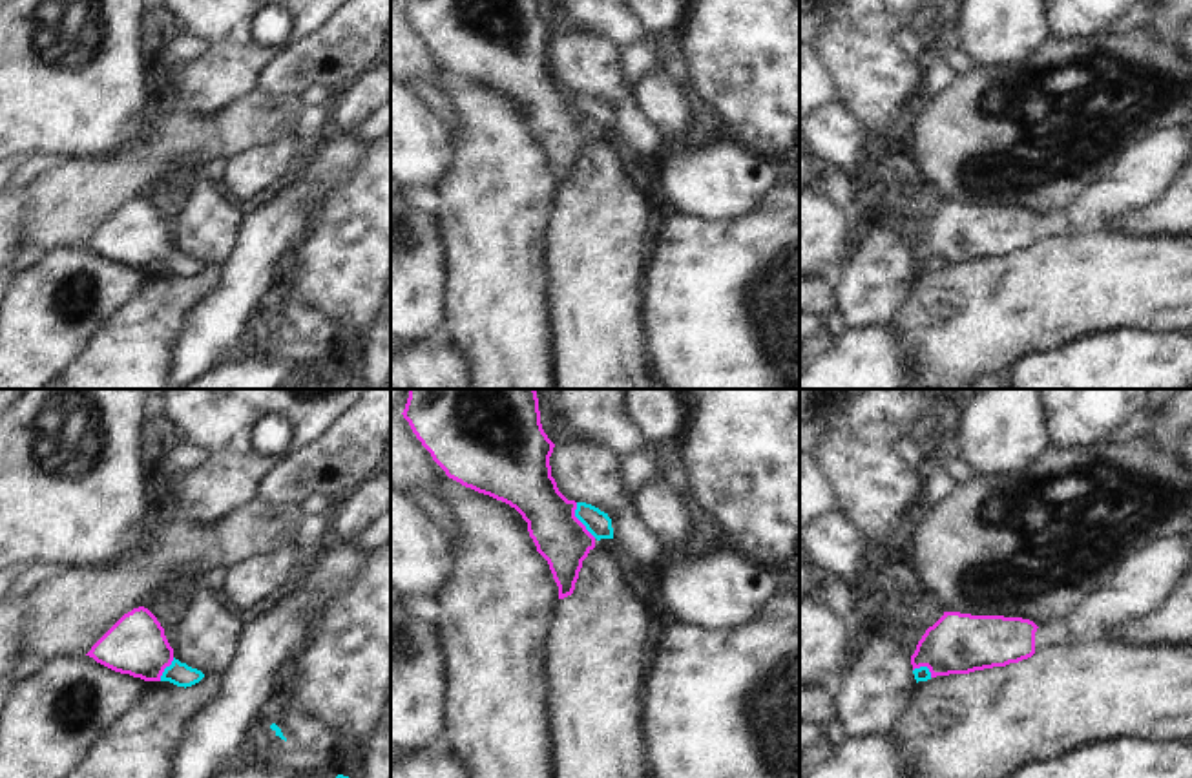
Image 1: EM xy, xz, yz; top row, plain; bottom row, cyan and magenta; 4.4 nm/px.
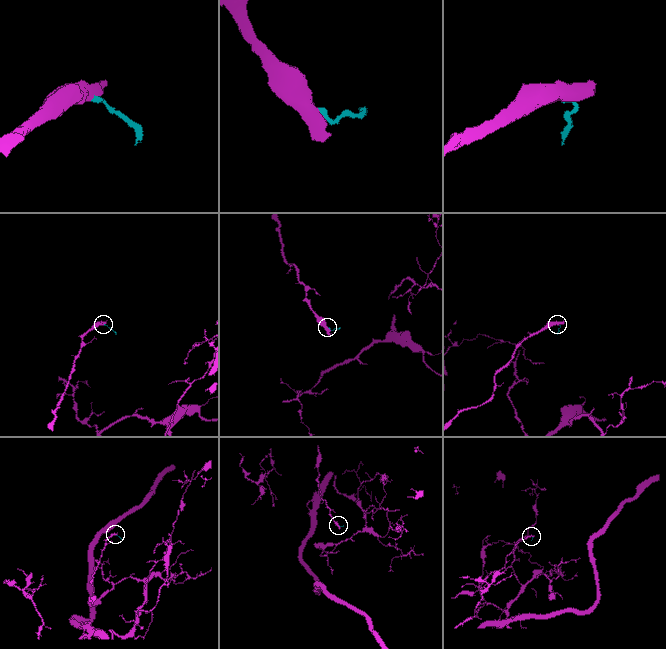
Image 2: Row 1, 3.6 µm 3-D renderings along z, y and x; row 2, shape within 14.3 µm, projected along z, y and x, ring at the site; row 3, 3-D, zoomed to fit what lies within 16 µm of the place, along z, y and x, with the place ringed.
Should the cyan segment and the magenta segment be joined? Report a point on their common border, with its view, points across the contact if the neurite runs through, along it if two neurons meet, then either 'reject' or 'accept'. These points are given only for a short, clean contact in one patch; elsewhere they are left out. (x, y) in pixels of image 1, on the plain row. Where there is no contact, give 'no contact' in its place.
xz (579, 110) | across xz (597, 114), (579, 110), (559, 126) | accept

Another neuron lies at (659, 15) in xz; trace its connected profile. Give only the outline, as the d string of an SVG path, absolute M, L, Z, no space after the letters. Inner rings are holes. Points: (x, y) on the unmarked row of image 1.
M628 0L628 4L648 29L659 33L679 27L688 11L683 0Z

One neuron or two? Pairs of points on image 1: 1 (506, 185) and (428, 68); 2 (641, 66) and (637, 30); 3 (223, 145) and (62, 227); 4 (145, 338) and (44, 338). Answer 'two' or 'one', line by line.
1: two
2: two
3: one
4: two

